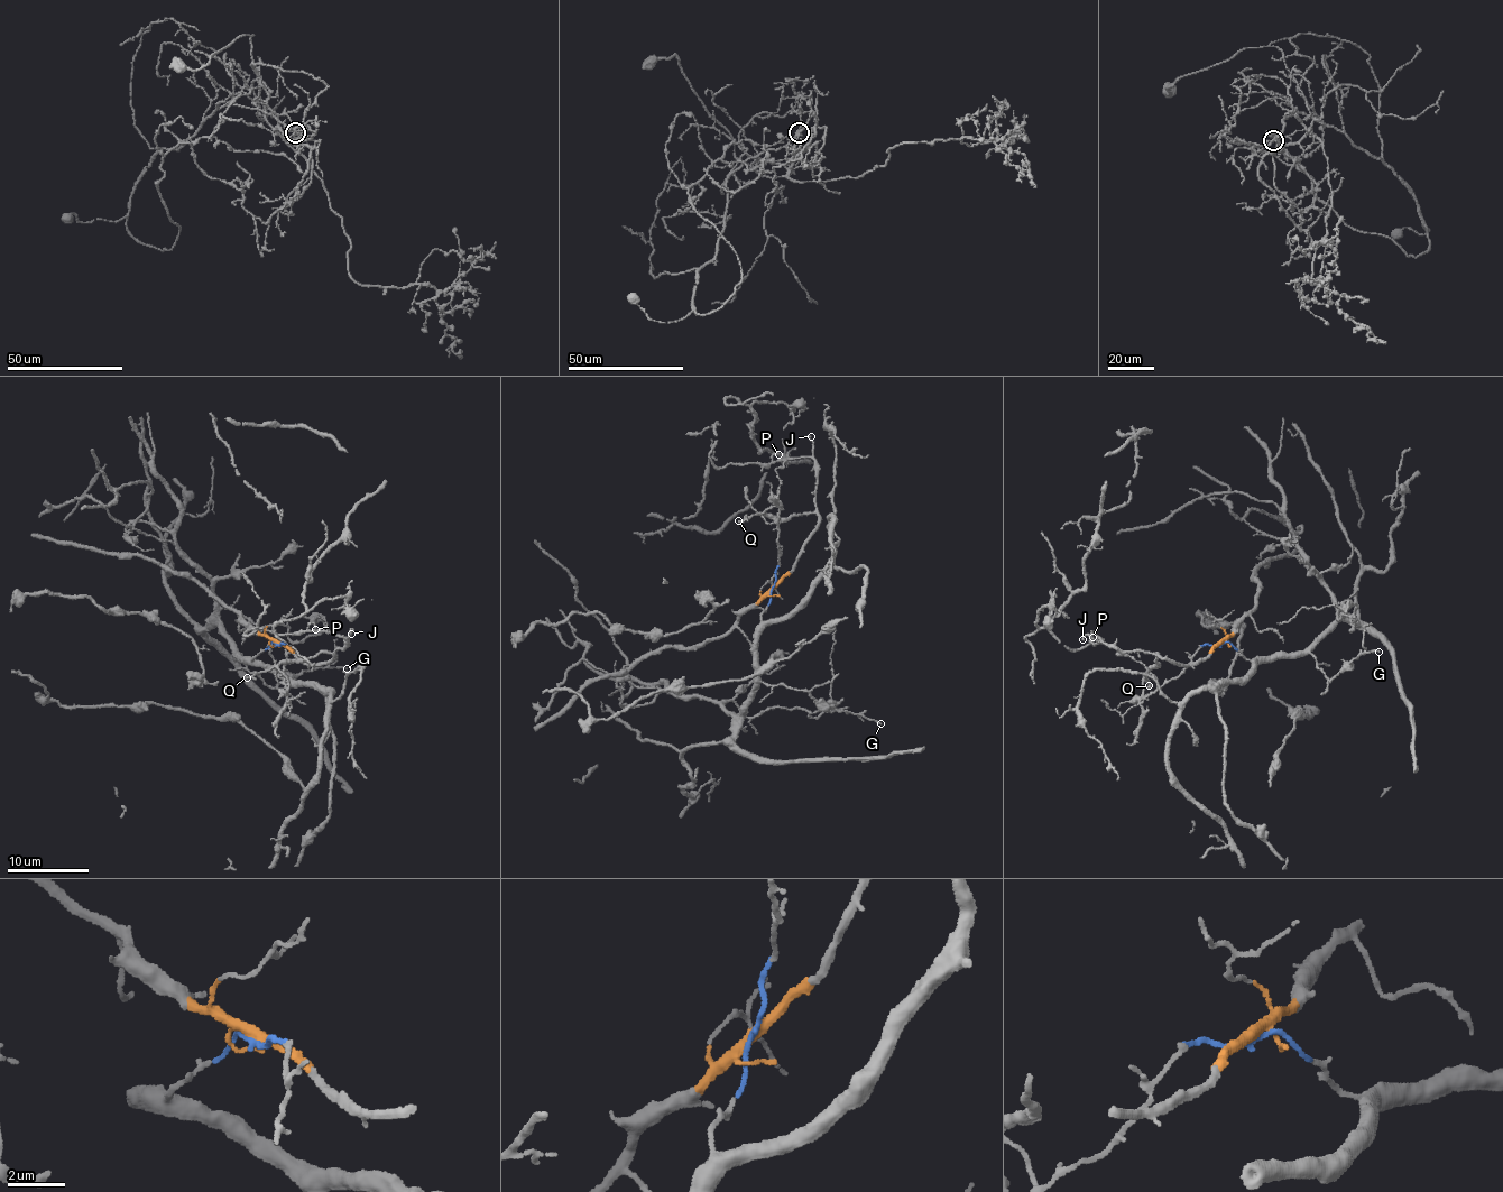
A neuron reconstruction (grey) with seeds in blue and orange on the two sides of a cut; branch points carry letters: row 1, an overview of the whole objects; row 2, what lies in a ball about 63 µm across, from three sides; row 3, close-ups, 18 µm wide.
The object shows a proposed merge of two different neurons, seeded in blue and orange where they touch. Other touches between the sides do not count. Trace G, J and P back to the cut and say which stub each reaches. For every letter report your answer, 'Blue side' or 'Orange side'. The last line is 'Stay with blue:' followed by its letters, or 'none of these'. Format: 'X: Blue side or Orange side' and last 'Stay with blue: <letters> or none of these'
G: Blue side
J: Orange side
P: Orange side
Stay with blue: G

